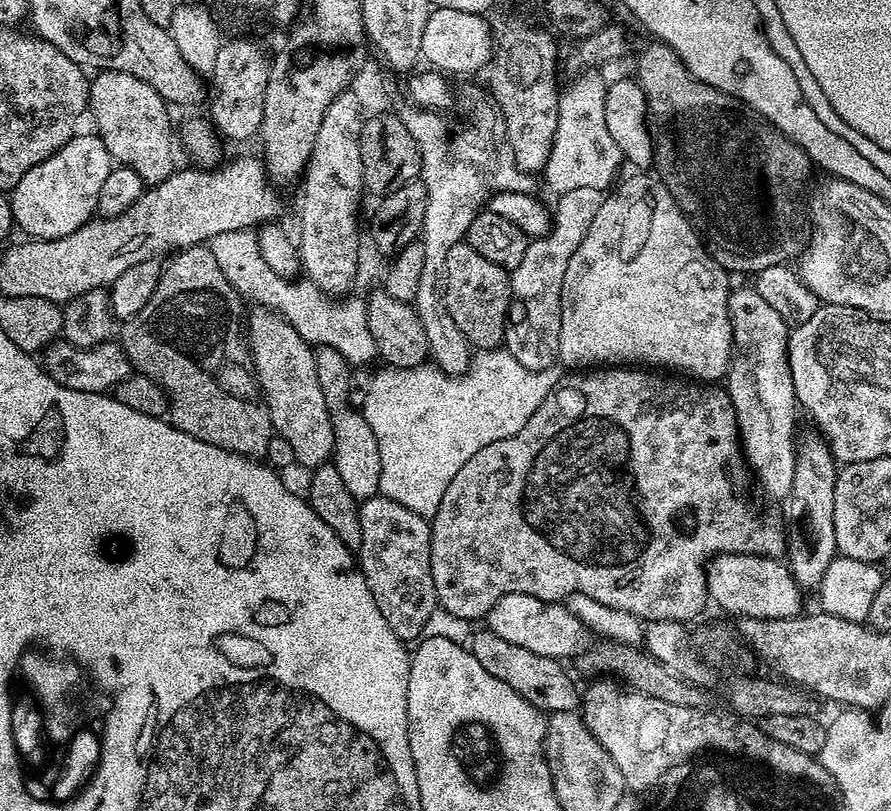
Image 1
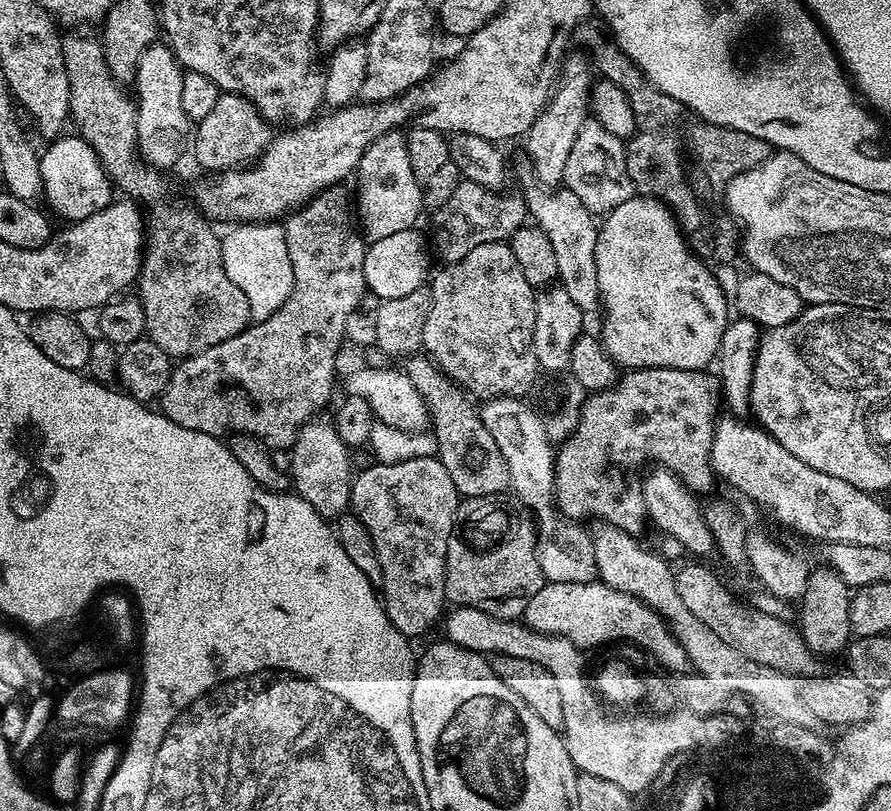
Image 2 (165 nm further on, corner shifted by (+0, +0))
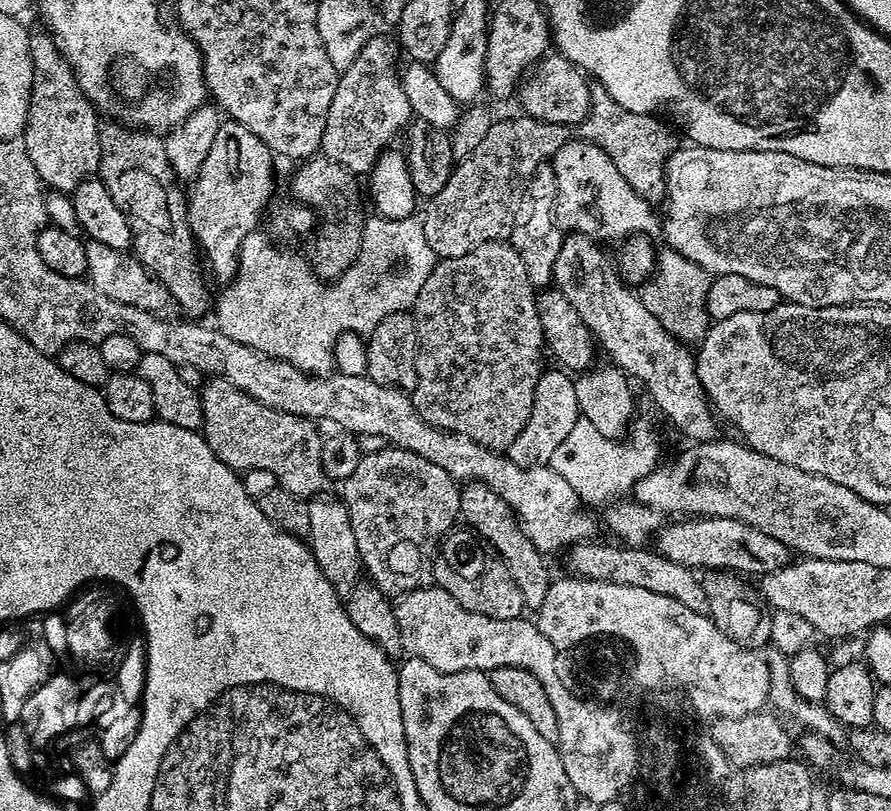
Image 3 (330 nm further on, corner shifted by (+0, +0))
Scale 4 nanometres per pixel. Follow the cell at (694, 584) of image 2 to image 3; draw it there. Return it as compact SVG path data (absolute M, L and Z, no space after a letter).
M581 542L567 549L567 571L571 575L580 576L583 580L614 582L618 586L638 586L642 590L651 590L654 594L666 594L666 598L674 598L674 602L682 602L682 606L687 606L695 612L707 613L706 590L701 577L693 569L682 566L678 562L670 562L670 558L646 546L621 546L616 542L596 543Z

